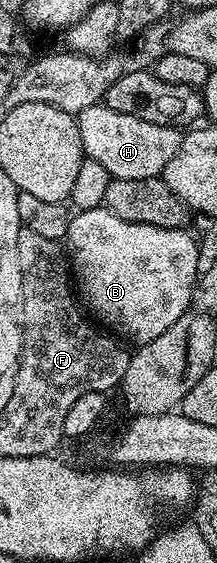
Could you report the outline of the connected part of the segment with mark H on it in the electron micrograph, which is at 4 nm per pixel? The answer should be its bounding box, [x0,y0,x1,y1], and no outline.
[77,104,181,180]

